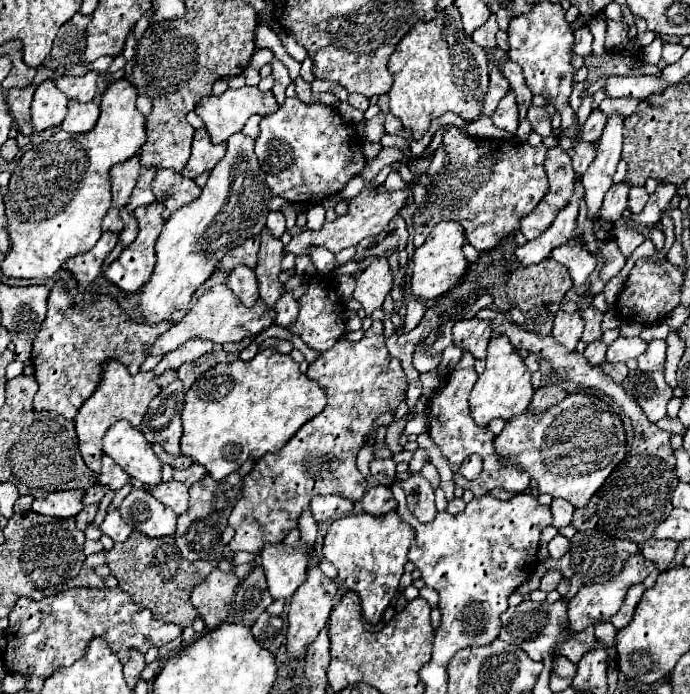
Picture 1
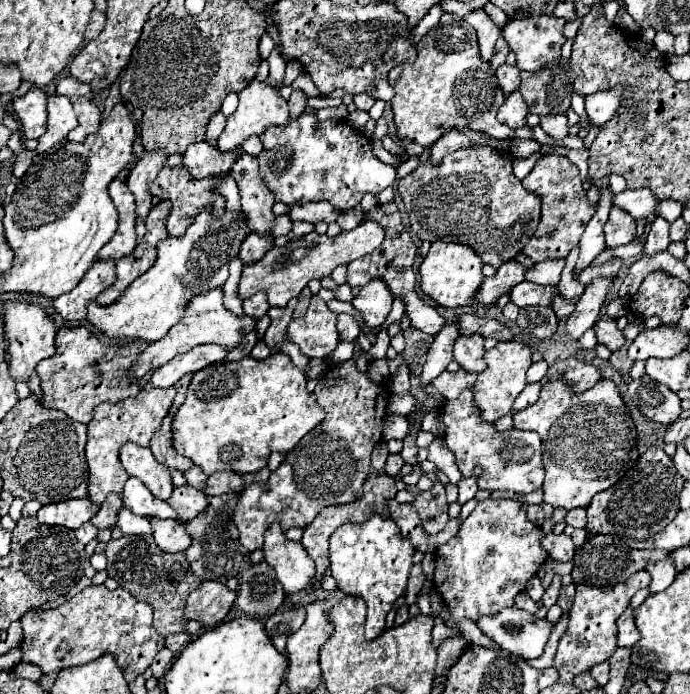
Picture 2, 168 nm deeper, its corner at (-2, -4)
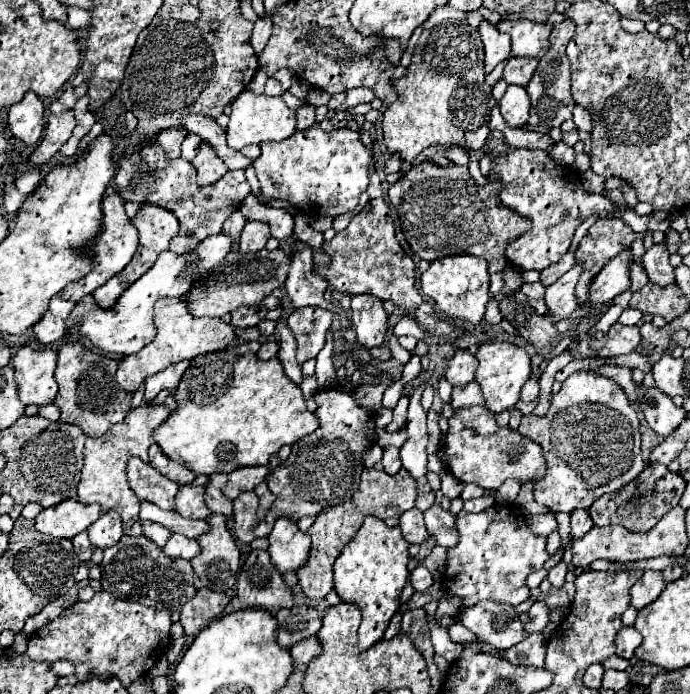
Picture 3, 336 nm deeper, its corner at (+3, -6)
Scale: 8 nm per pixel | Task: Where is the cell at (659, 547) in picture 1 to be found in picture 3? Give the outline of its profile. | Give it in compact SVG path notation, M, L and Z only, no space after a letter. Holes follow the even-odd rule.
M644 571L644 575L632 585L630 591L630 605L636 609L642 609L658 599L658 595L664 591L666 581L662 577L662 571Z

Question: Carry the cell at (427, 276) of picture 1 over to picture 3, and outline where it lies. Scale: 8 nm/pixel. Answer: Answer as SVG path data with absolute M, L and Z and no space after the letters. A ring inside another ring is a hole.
M452 255L452 257L434 259L430 267L420 275L420 285L422 293L432 297L438 309L448 317L464 319L470 323L480 323L484 319L484 307L490 299L486 259L472 255Z

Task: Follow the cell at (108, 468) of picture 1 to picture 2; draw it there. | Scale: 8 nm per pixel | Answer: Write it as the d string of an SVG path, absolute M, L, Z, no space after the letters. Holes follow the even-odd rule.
M129 477L129 481L125 483L123 505L137 515L157 517L157 519L179 519L177 511L169 503L153 497L151 491L145 485L141 485L139 479L133 477Z

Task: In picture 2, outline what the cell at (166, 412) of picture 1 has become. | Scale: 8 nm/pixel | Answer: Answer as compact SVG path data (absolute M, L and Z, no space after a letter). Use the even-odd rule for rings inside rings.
M175 409L169 411L169 415L163 419L159 431L155 433L155 437L151 439L151 451L155 455L155 459L163 465L167 465L169 469L179 469L179 471L187 471L193 467L193 463L187 457L181 457L171 443L171 421L175 417Z

